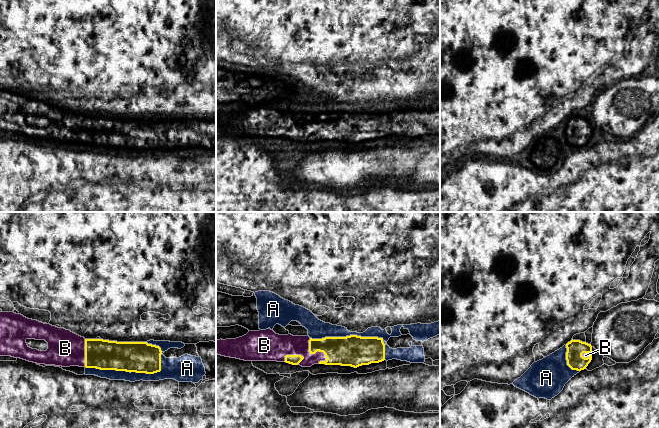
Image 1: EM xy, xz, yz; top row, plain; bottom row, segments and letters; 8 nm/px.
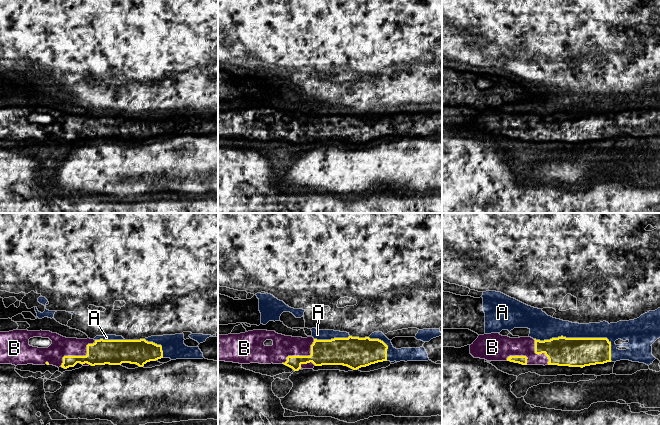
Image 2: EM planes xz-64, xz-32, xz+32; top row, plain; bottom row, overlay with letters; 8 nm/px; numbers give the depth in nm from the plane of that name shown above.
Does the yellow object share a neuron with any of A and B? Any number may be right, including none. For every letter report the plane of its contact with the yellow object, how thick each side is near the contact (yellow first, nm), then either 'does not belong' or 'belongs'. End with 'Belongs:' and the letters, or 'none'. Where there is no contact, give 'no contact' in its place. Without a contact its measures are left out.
A: xy | 260/80 nm | does not belong
B: xz | 240/160 nm | belongs
Belongs: B

